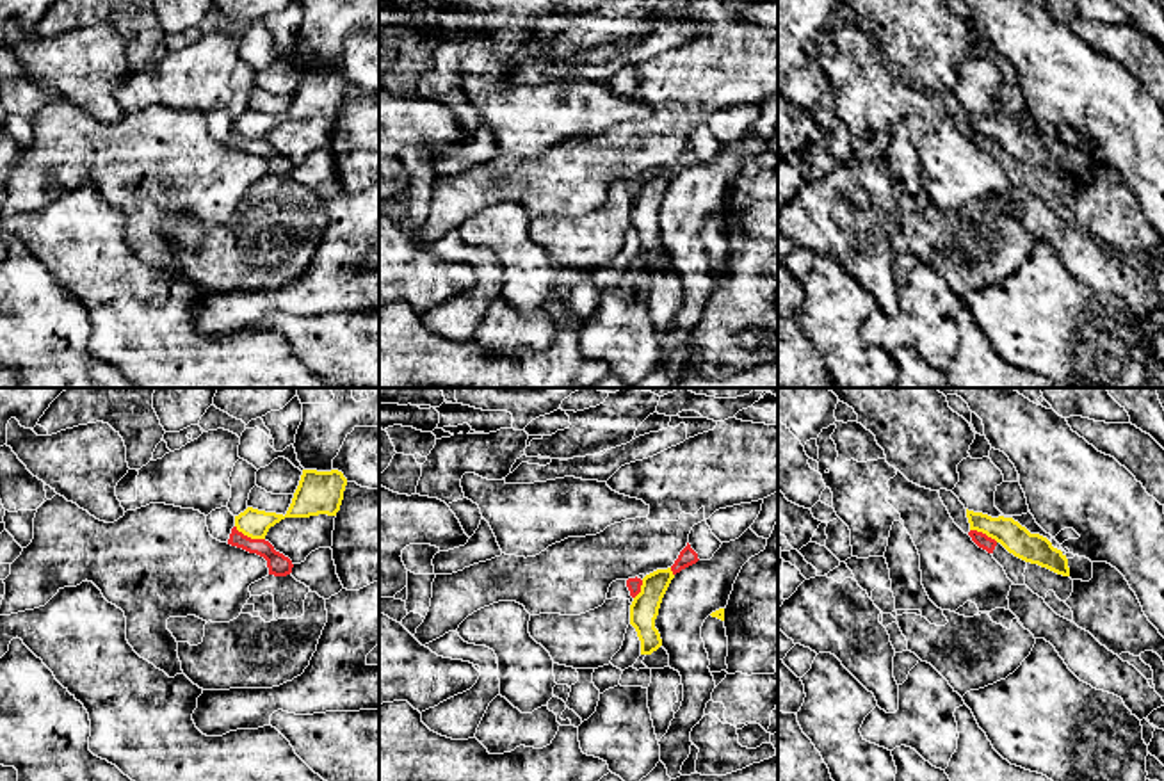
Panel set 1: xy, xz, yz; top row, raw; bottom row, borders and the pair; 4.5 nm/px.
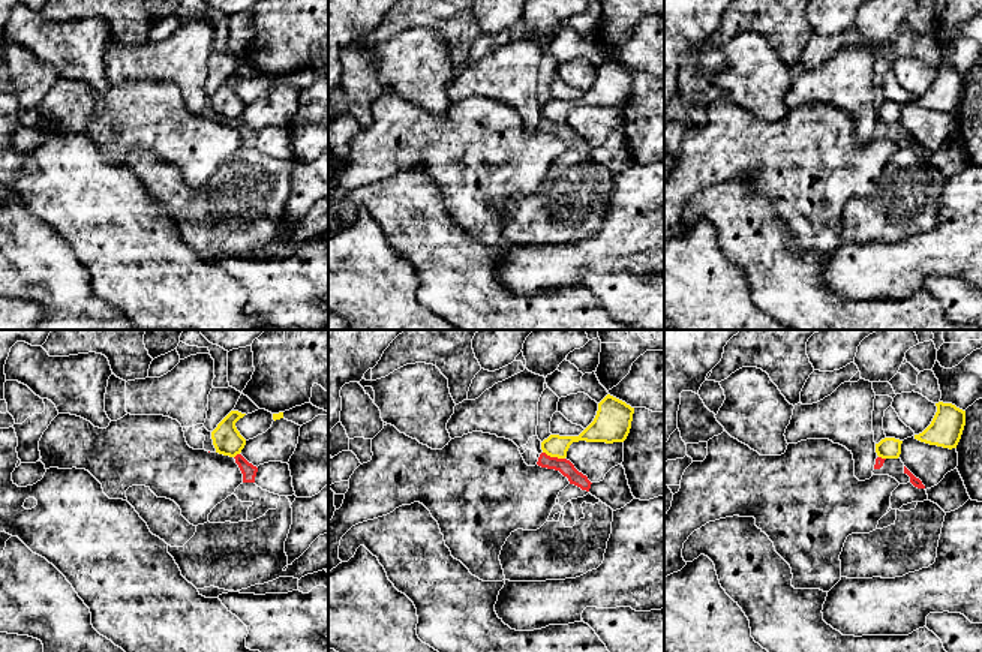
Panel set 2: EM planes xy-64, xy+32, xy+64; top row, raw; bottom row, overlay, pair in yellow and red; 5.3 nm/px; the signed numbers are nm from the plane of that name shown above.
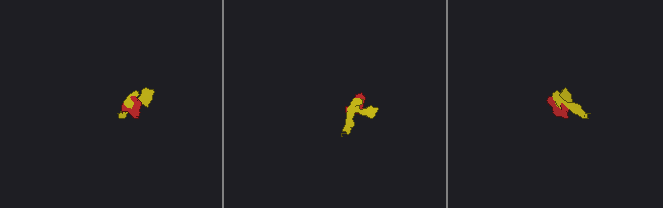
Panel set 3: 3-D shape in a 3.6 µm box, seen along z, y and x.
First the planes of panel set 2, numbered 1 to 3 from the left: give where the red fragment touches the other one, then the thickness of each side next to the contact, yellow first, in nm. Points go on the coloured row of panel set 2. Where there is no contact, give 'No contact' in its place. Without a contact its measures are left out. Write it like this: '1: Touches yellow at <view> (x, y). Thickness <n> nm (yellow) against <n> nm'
1: Touches yellow at xy-64 (236, 454). Thickness 160 nm (yellow) against 80 nm
2: Touches yellow at xy+32 (553, 456). Thickness 120 nm (yellow) against 80 nm
3: Touches yellow at xy+64 (882, 457). Thickness 110 nm (yellow) against 50 nm

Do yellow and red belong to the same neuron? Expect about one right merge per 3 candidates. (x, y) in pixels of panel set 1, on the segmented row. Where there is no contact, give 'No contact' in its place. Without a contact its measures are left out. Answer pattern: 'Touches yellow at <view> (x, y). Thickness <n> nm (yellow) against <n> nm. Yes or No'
Touches yellow at xy (250, 536). Thickness 130 nm (yellow) against 100 nm. No

